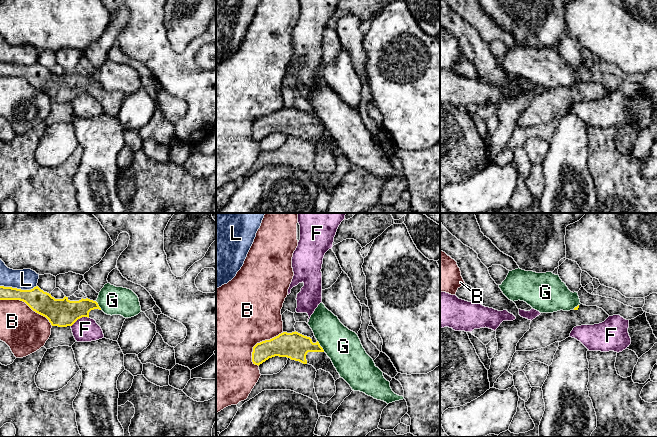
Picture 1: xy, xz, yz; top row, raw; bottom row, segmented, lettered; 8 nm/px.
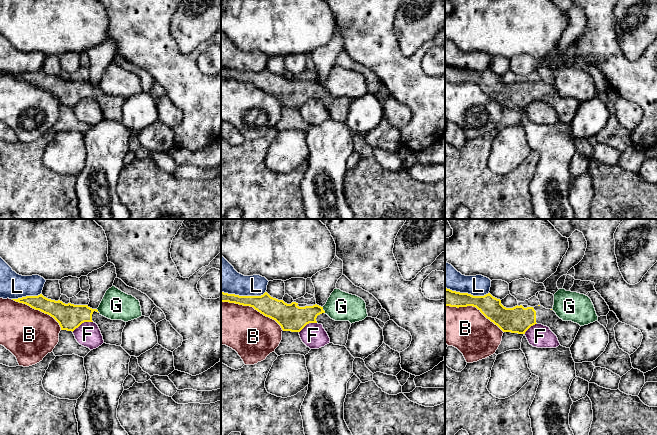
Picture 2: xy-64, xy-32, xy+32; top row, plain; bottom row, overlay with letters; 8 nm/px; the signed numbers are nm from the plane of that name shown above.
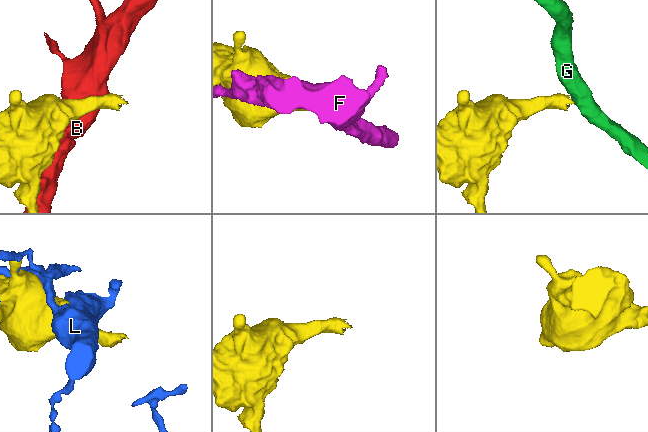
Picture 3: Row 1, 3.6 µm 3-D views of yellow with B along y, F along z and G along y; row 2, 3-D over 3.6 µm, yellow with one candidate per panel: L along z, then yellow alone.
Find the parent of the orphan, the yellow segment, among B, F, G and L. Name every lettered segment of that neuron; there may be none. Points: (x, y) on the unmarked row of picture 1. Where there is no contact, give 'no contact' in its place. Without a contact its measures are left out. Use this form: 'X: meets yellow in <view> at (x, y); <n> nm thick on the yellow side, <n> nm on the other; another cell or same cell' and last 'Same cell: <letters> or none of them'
B: meets yellow in xy at (27, 80); 200 nm thick on the yellow side, 360 nm on the other; another cell
F: meets yellow in xy at (79, 94); 220 nm thick on the yellow side, 200 nm on the other; another cell
G: meets yellow in xz at (320, 122); 220 nm thick on the yellow side, 280 nm on the other; another cell
L: meets yellow in xy at (18, 65); 180 nm thick on the yellow side, 170 nm on the other; another cell
Same cell: none of them

